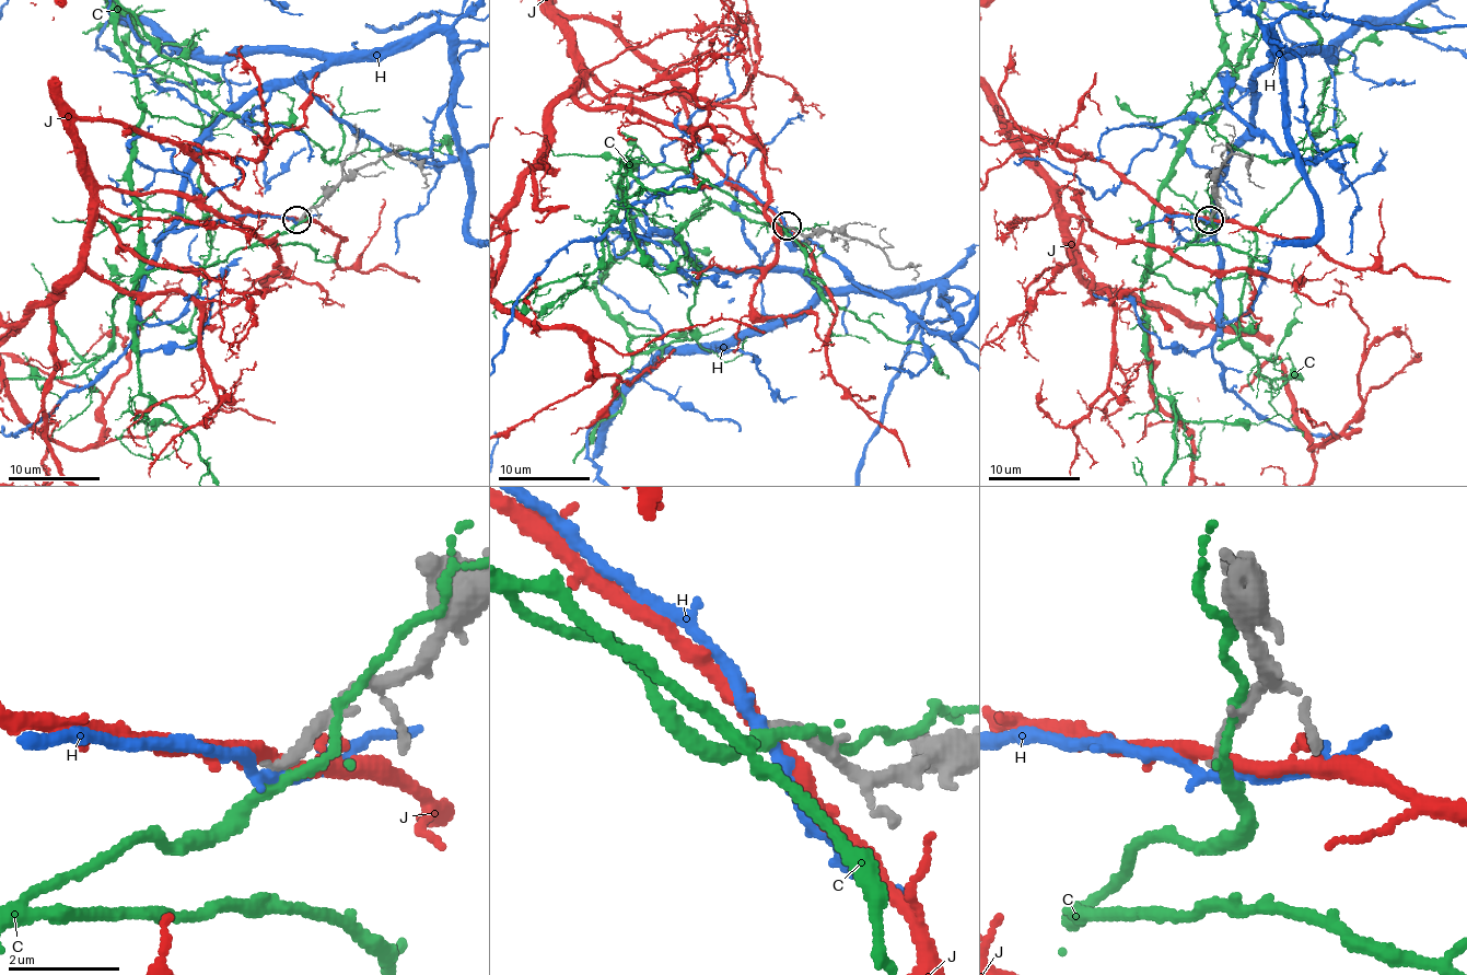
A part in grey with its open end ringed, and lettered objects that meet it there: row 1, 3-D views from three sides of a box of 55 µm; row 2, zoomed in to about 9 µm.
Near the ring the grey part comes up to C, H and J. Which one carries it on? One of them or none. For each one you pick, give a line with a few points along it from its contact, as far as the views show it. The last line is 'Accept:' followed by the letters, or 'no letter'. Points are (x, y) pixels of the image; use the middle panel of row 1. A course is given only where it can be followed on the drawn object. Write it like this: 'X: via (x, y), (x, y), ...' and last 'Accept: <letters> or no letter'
Accept: no letter

